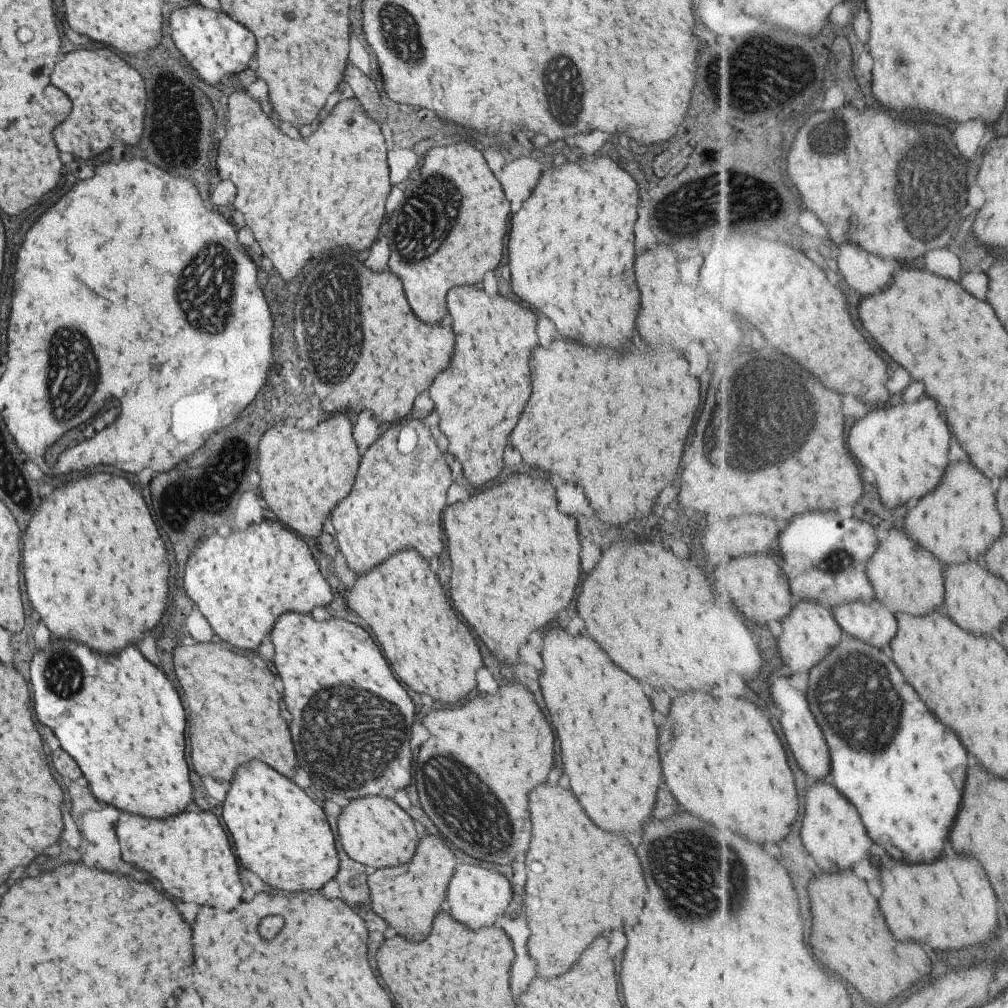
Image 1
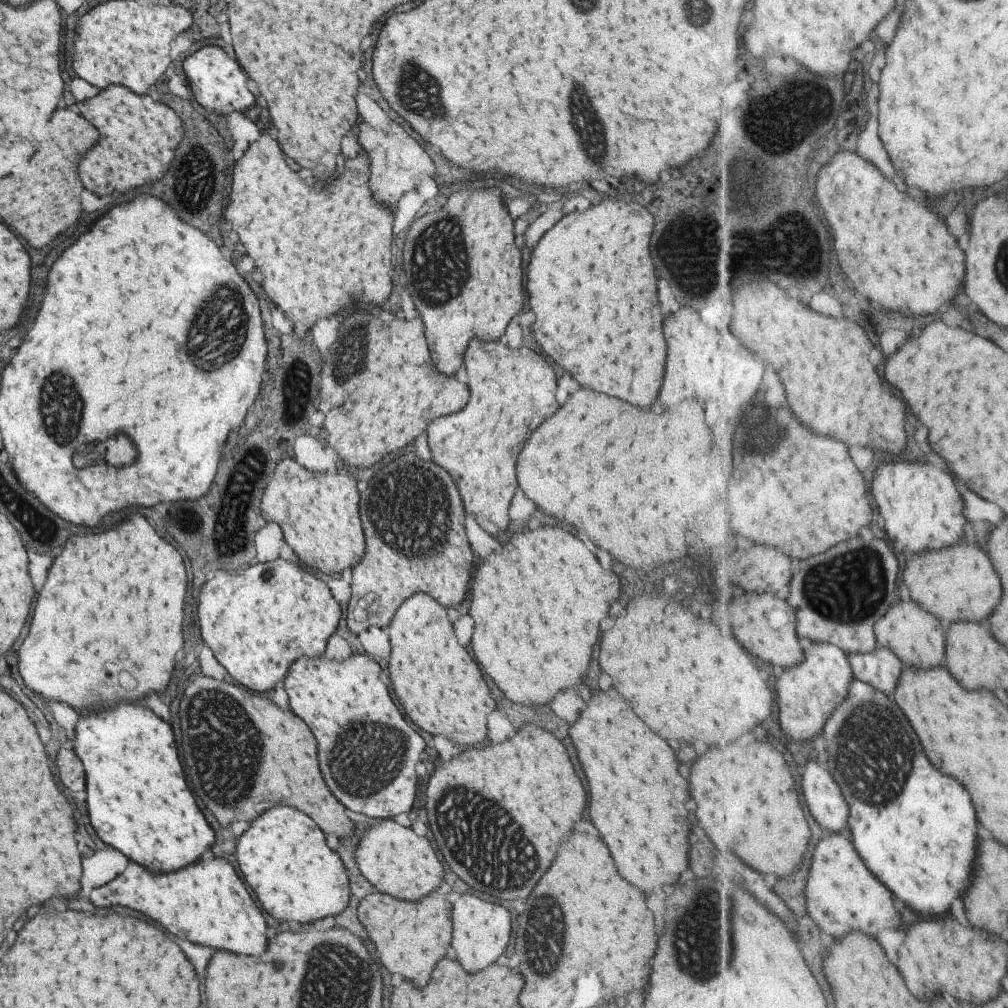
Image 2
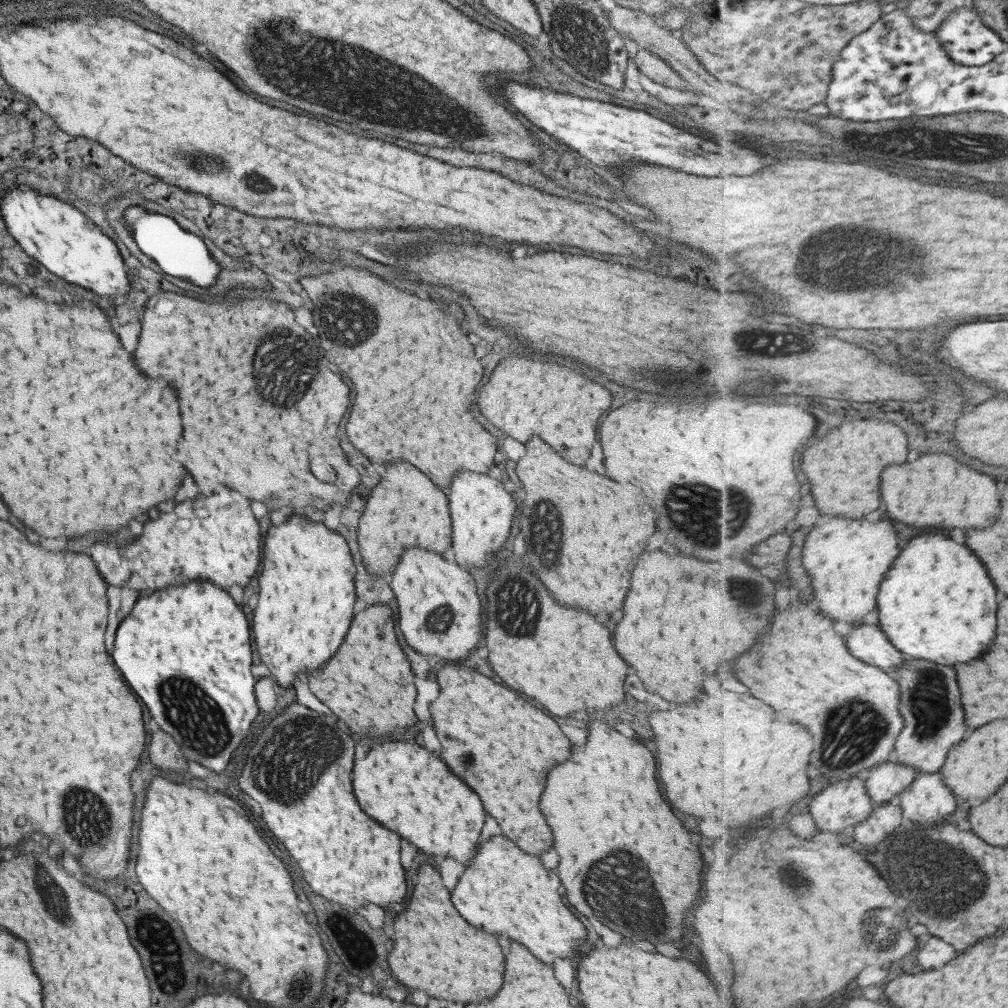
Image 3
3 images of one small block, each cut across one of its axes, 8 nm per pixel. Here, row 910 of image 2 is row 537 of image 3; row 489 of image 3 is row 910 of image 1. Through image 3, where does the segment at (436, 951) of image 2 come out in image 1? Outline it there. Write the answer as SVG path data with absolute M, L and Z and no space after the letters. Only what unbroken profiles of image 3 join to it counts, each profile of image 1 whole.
M423 836L415 848L415 856L399 866L368 871L366 883L371 894L373 912L383 918L395 932L409 940L423 940L429 934L433 916L445 896L447 880L457 865L453 852L437 836Z

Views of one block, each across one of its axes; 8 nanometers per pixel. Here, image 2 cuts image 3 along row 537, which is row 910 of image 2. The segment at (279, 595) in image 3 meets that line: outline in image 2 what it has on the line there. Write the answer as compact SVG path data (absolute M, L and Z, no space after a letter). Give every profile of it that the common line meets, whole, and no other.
M279 805L259 814L236 839L234 852L245 884L275 920L318 925L322 918L339 916L347 908L350 892L343 864L327 848L323 831L300 810Z

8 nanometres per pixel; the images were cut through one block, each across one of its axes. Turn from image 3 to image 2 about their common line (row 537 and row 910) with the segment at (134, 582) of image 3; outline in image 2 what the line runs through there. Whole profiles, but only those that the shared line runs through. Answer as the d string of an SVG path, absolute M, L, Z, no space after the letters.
M221 858L199 859L175 872L156 875L129 860L125 870L111 882L91 890L89 900L101 908L119 904L139 910L147 918L155 918L167 932L189 942L251 956L259 956L265 950L265 920L235 867Z

